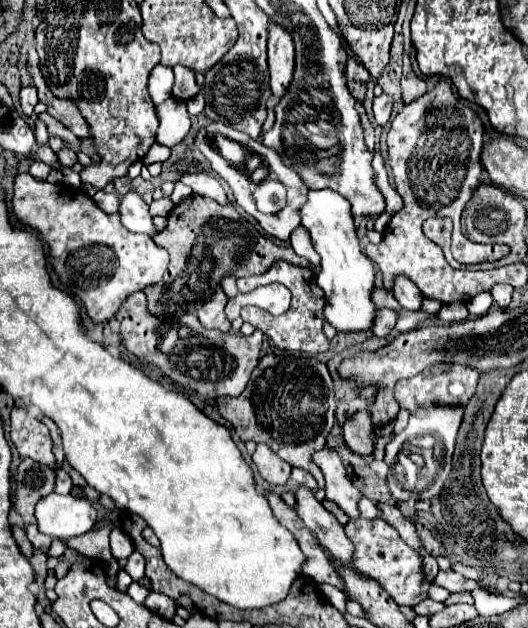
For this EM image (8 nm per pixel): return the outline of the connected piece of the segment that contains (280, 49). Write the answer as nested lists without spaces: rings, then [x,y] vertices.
[[[269,22],[269,70],[271,70],[271,90],[273,96],[281,98],[293,78],[295,48],[289,32],[279,24]]]

